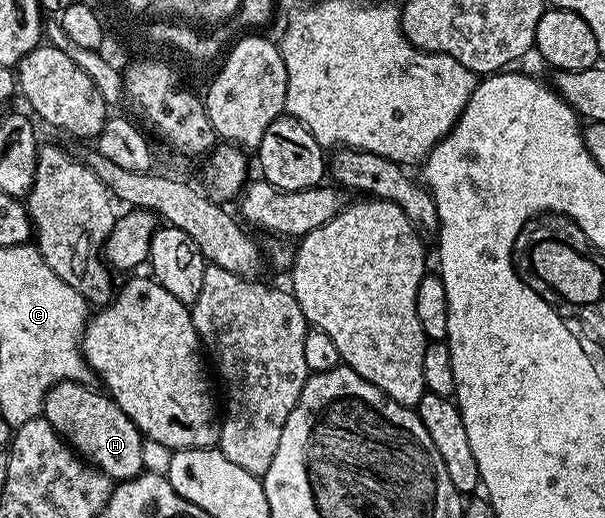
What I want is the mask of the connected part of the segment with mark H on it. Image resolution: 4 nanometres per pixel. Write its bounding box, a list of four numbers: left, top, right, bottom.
[42,382,145,480]

